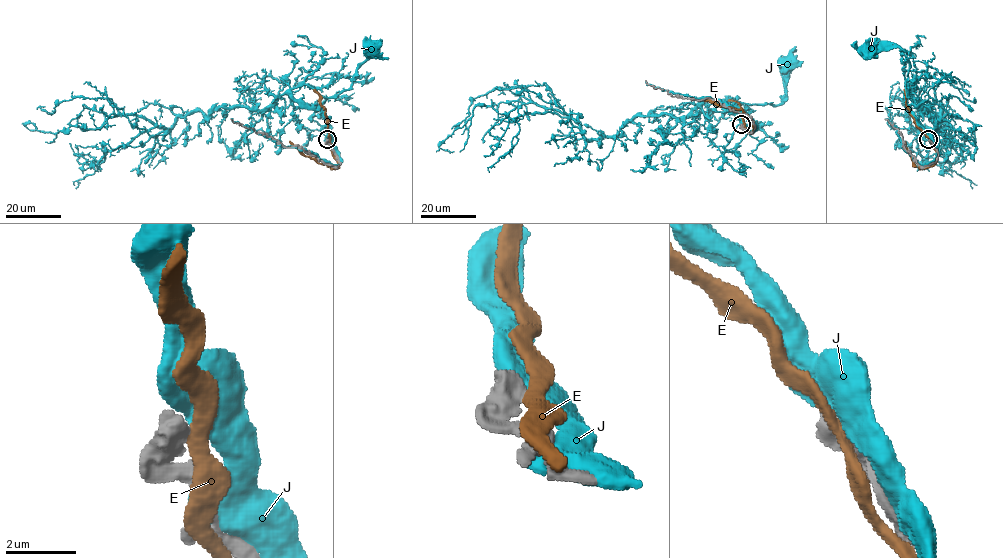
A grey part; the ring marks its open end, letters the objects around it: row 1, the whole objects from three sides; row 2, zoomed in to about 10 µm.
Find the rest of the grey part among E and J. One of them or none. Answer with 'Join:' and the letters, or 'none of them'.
Join: none of them

